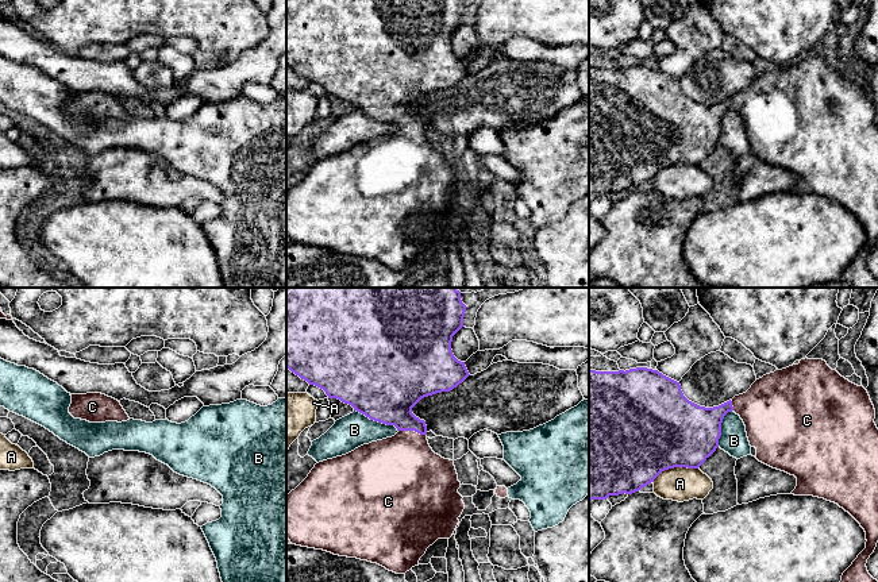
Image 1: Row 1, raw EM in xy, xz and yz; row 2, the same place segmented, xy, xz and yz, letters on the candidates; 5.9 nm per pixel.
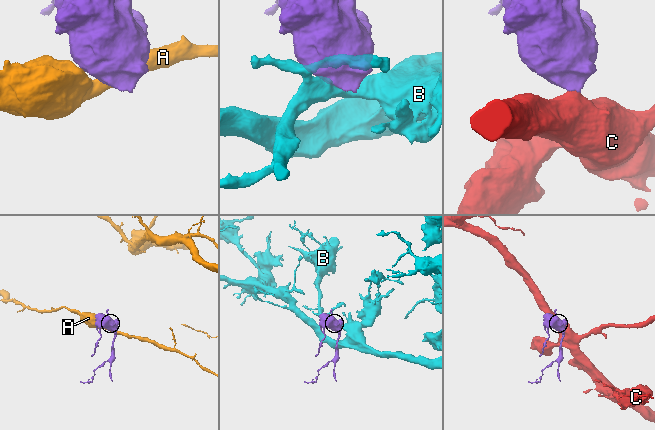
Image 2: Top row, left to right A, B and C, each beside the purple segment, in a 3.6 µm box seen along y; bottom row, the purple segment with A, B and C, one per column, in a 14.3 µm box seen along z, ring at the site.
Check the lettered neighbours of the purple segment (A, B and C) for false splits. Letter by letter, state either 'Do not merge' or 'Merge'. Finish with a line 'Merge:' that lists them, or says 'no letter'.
A: Do not merge
B: Do not merge
C: Merge
Merge: C

